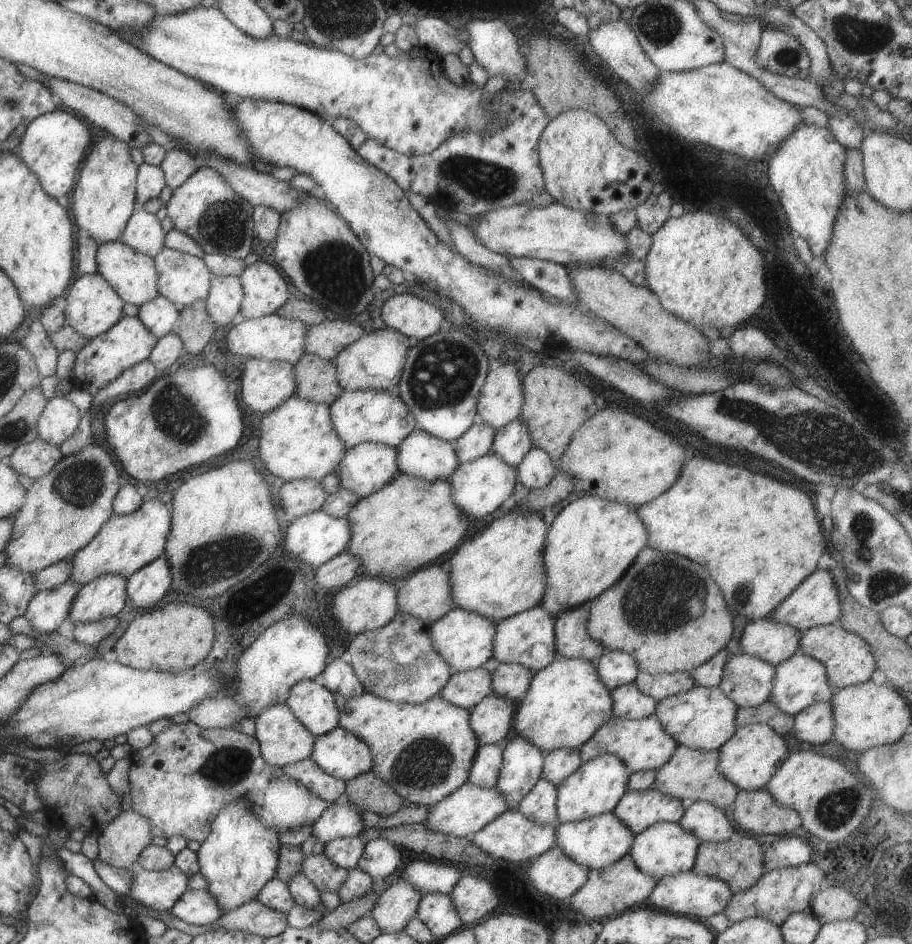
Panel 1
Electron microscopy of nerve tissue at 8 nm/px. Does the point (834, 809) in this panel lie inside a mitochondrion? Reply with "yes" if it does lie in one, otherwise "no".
yes

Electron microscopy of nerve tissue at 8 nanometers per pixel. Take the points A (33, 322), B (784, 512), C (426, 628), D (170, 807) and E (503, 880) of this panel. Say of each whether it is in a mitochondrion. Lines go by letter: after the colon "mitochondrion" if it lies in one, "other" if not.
A: other
B: other
C: other
D: other
E: other

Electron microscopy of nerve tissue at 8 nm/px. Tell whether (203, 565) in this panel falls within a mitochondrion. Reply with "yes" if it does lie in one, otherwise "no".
yes

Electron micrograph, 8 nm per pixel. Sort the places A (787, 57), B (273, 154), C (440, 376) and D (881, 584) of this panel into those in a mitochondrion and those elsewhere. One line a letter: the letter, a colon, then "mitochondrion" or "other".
A: mitochondrion
B: other
C: mitochondrion
D: mitochondrion

